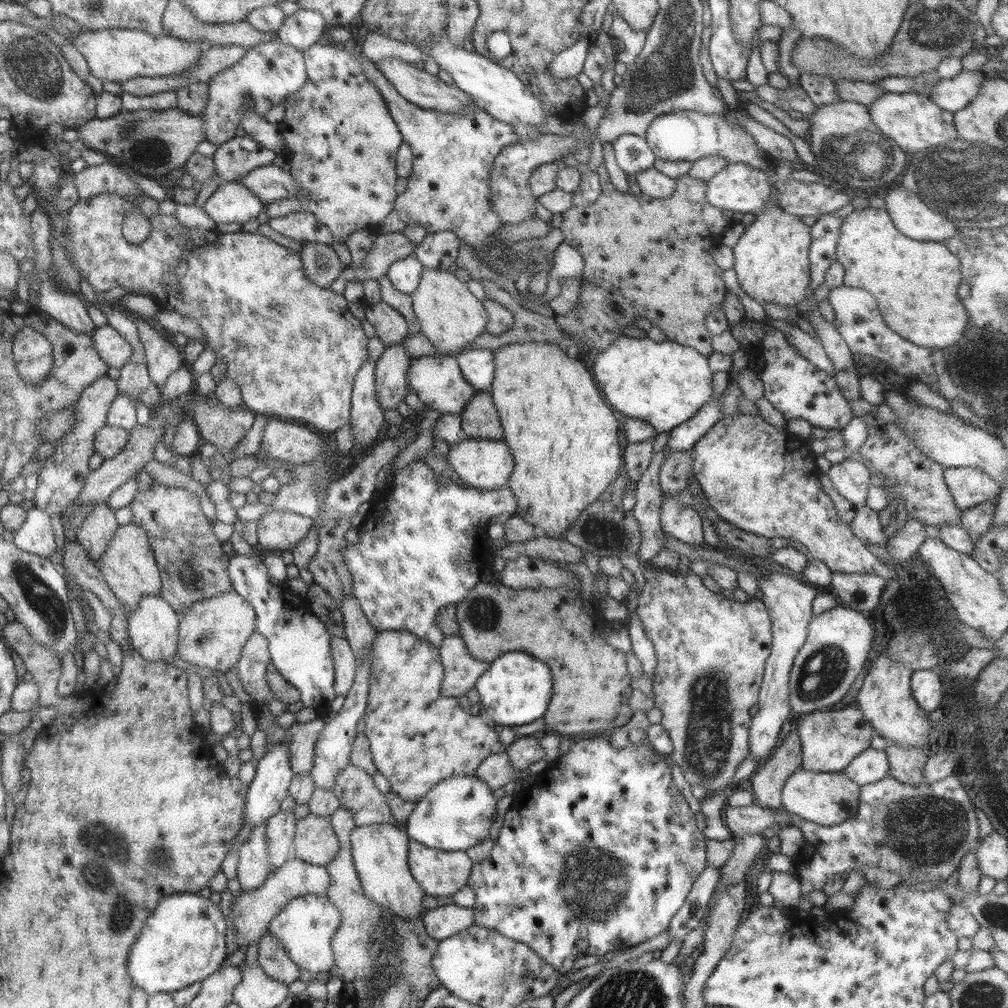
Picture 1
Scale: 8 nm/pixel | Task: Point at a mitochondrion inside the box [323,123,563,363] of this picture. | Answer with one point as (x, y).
(481, 241)

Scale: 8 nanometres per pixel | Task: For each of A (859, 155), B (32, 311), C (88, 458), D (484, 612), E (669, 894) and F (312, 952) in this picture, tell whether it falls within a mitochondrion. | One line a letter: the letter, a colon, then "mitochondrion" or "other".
A: mitochondrion
B: other
C: other
D: mitochondrion
E: other
F: other

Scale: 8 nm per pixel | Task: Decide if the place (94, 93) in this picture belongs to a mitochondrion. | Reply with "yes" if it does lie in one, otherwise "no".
no

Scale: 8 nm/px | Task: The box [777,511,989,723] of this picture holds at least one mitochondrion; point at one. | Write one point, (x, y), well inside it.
(822, 670)

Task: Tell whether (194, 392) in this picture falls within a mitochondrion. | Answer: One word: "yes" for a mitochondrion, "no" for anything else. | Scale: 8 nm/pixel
no

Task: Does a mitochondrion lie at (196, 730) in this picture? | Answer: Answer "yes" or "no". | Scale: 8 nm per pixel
no

